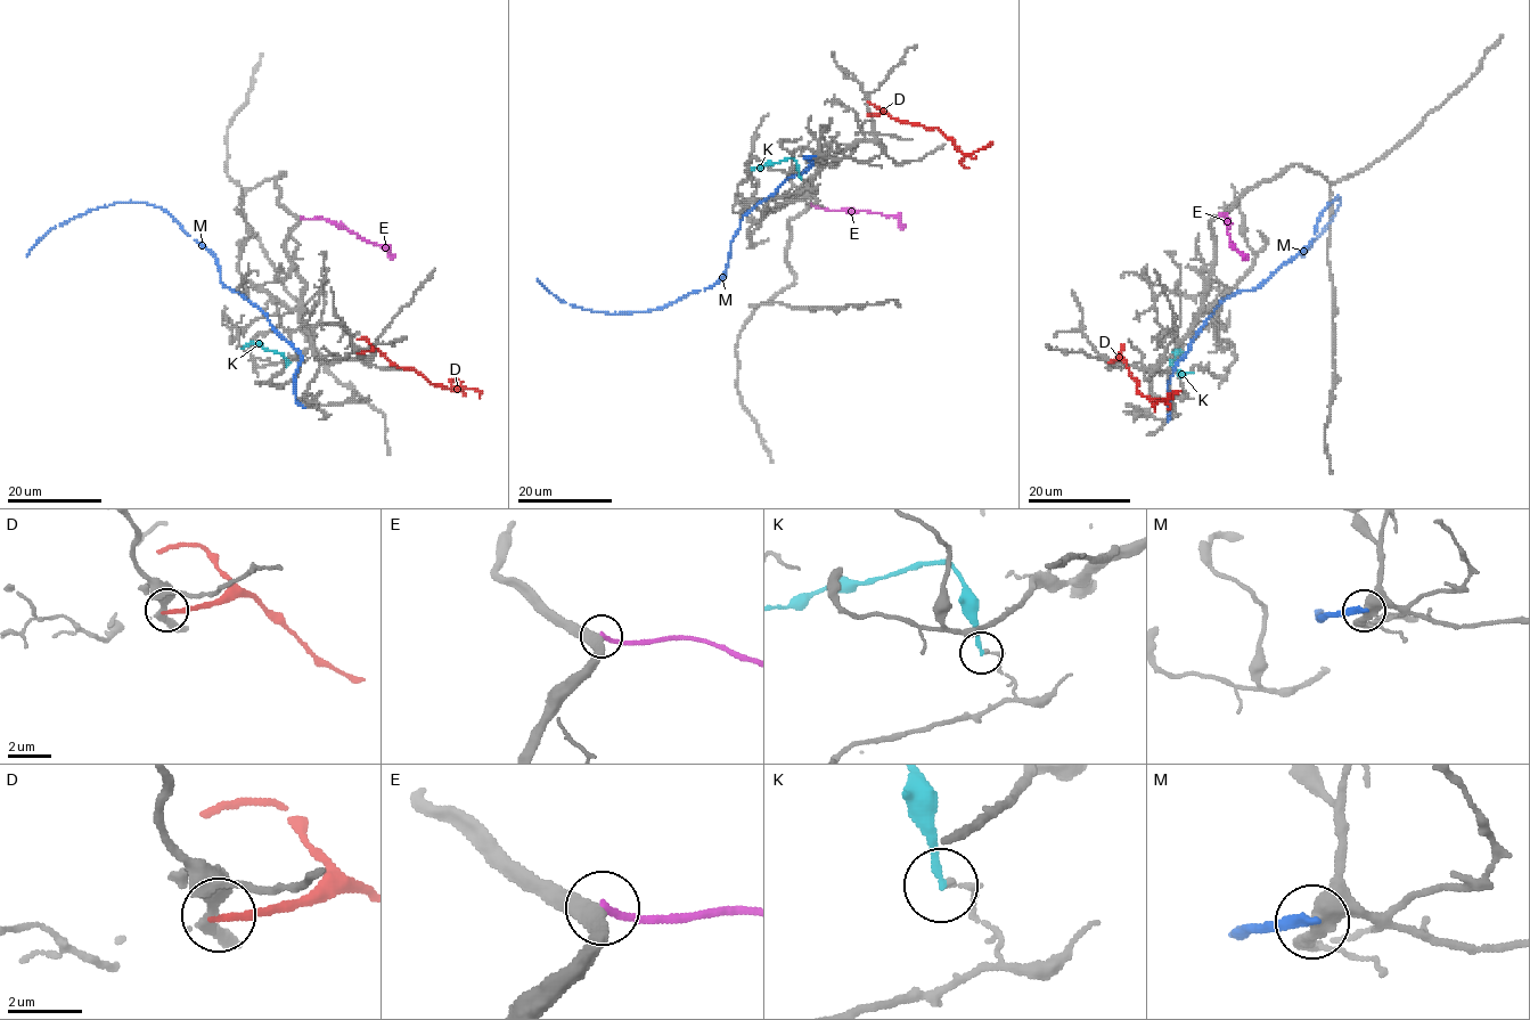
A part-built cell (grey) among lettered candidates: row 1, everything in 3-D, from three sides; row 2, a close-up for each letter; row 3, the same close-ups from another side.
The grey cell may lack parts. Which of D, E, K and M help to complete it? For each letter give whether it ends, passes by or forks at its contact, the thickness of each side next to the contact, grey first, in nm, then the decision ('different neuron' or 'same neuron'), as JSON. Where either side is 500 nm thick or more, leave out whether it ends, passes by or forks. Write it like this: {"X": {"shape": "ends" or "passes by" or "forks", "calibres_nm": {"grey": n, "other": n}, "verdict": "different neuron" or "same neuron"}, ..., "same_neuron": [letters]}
{"D": {"shape": "ends", "calibres_nm": {"grey": 340, "other": 190}, "verdict": "different neuron"}, "E": {"shape": "ends", "calibres_nm": {"grey": 380, "other": 220}, "verdict": "different neuron"}, "K": {"shape": "ends", "calibres_nm": {"grey": 130, "other": 200}, "verdict": "different neuron"}, "M": {"shape": "ends", "calibres_nm": {"grey": 360, "other": 320}, "verdict": "different neuron"}, "same_neuron": []}

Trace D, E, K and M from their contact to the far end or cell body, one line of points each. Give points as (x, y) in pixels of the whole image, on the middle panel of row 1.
D: (869, 103), (892, 117), (929, 129), (938, 128), (963, 153), (974, 153), (990, 145)
E: (811, 205), (893, 215), (901, 229)
K: (801, 179), (800, 166), (792, 158), (752, 170)
M: (815, 156), (743, 217), (726, 271), (704, 290), (647, 311), (599, 312), (561, 301), (537, 278)

